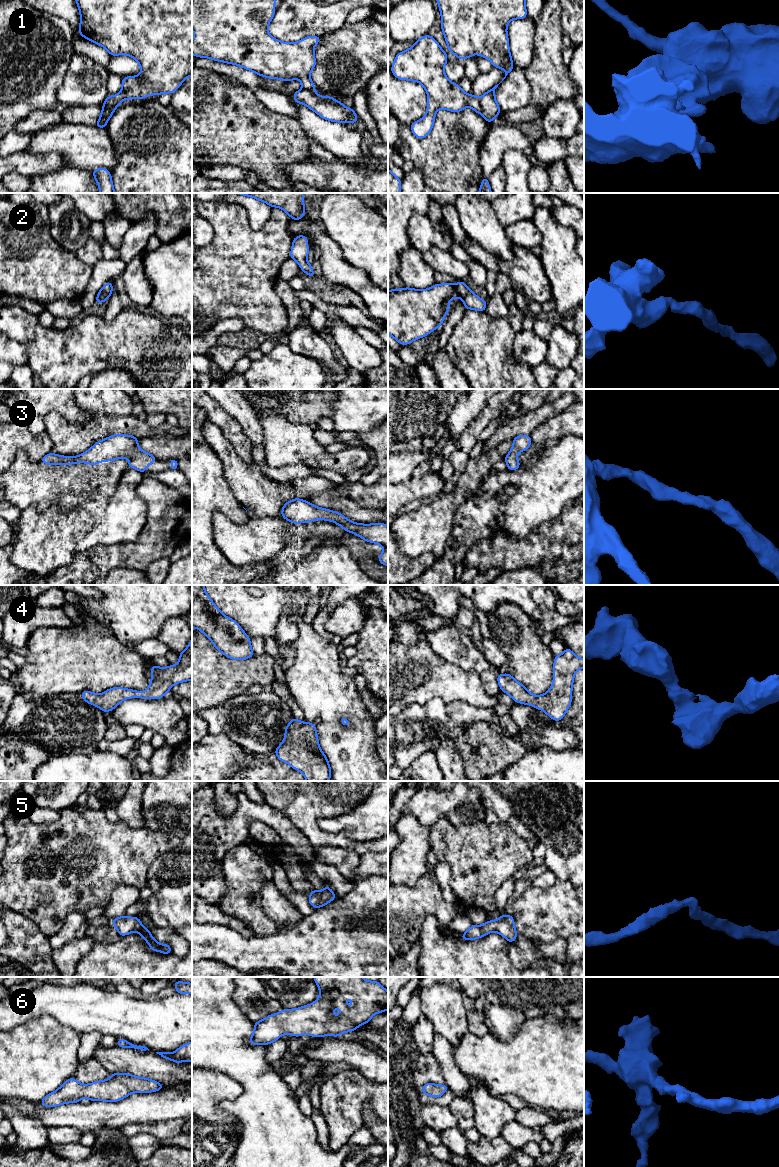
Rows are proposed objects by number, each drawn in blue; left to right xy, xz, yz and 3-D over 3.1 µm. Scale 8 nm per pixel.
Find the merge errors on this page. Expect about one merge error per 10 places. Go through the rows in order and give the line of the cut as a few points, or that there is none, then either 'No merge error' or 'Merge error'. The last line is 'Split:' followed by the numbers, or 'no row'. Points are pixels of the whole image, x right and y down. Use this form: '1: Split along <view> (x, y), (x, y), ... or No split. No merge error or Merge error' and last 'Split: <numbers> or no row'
1: Split along xy (107, 117), (104, 116), (103, 121), (101, 123), (98, 122). Merge error
2: No split. No merge error
3: No split. No merge error
4: No split. No merge error
5: No split. No merge error
6: No split. No merge error
Split: 1

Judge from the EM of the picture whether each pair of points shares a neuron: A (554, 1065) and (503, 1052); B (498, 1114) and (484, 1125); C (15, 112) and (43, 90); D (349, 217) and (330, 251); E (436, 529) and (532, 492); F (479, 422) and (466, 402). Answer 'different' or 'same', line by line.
A: same
B: same
C: same
D: different
E: different
F: different

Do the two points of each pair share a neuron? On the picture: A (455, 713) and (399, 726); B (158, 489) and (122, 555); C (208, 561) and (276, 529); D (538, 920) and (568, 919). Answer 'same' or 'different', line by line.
A: same
B: same
C: different
D: same

